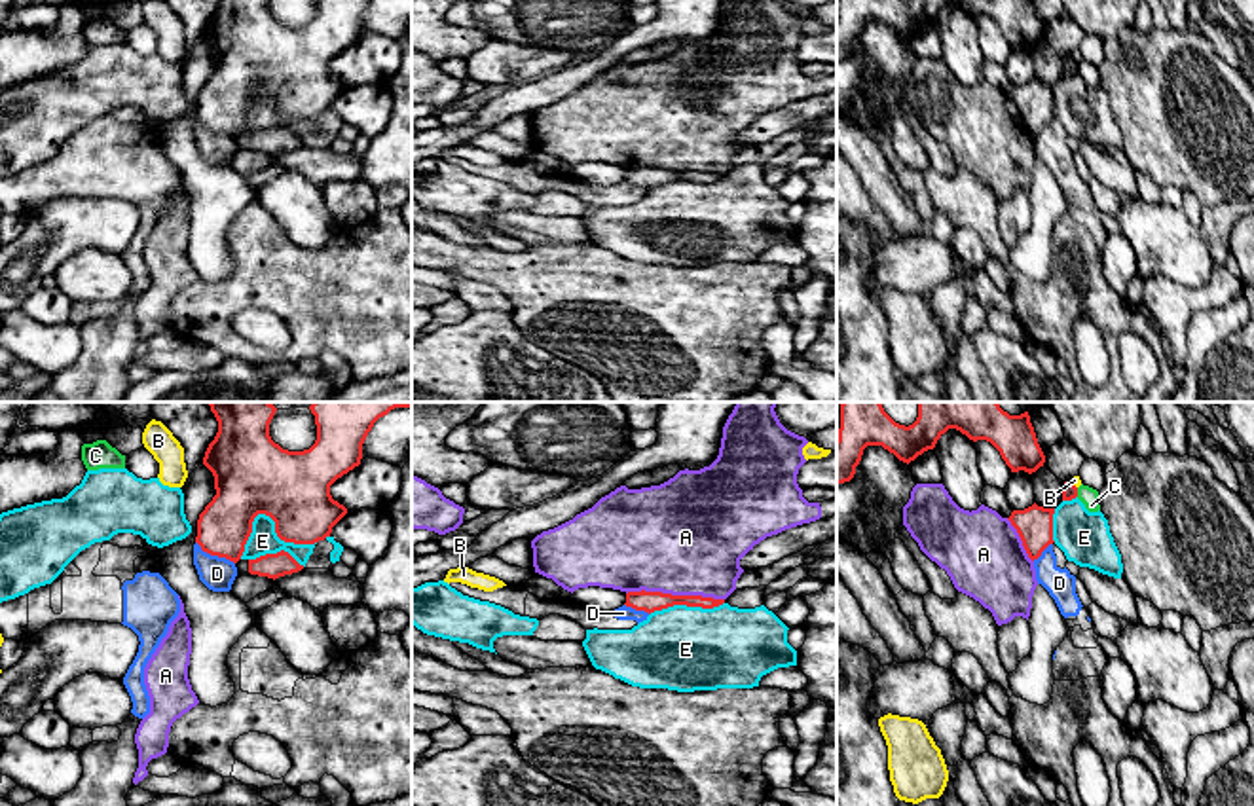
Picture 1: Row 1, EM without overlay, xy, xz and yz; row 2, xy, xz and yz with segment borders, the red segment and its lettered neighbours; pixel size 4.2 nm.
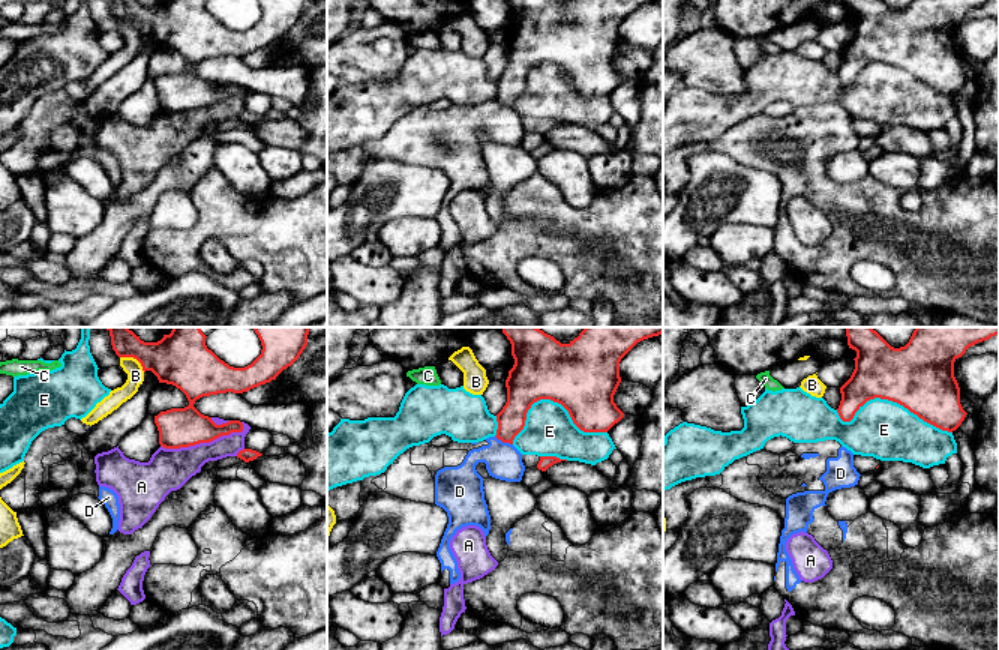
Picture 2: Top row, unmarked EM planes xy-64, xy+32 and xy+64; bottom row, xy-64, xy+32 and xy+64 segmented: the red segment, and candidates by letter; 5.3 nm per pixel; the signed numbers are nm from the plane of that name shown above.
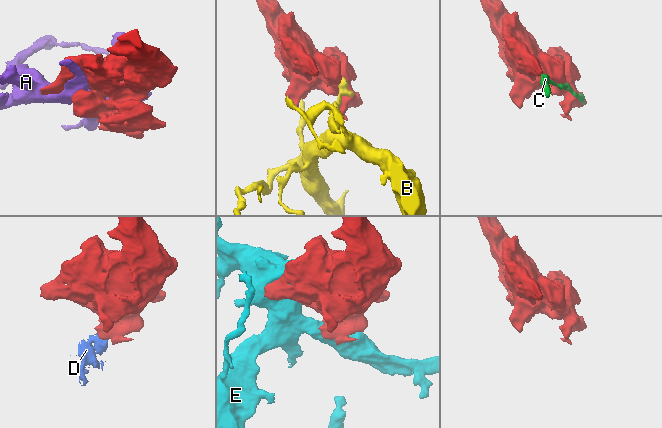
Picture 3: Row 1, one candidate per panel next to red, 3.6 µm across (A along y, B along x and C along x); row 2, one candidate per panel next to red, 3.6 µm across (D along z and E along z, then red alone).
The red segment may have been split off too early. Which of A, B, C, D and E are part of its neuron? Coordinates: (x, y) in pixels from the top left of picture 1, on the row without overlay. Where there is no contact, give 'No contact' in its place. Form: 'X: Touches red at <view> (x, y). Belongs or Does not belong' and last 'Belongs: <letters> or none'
A: Touches red at xz (676, 171). Does not belong
B: Touches red at yz (1072, 59). Does not belong
C: Touches red at yz (1076, 67). Does not belong
D: Touches red at xy (215, 129). Does not belong
E: Touches red at xy (270, 91). Does not belong
Belongs: none

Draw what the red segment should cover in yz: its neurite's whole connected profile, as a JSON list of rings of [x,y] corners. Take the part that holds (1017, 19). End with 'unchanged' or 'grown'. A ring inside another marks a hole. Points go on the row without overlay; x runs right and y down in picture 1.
[[[840,0],[837,13],[837,59],[850,57],[856,49],[856,42],[861,36],[867,21],[882,21],[894,28],[899,36],[911,38],[928,25],[933,25],[937,15],[949,6],[956,4],[969,15],[990,17],[1011,44],[1011,47],[1024,46],[1036,47],[1045,38],[1045,30],[1038,19],[1032,0]]]; unchanged

